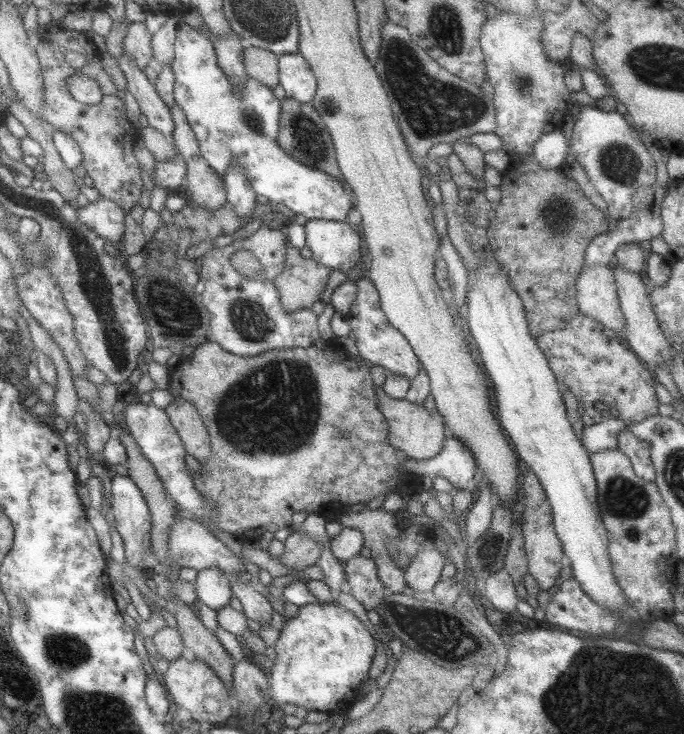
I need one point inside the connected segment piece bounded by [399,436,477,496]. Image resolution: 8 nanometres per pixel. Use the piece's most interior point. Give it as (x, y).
(454, 462)

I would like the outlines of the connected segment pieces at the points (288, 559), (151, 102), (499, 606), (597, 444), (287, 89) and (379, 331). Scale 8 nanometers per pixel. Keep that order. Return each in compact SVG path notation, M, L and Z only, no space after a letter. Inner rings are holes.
M301 530L291 531L284 540L283 555L279 559L287 570L301 571L307 567L316 565L319 558L321 546L315 544L309 536L305 536Z
M121 52L117 65L126 80L125 89L135 98L139 111L147 119L147 125L171 140L174 123L170 109L156 94L154 83L147 80L143 71L129 60L129 56L125 52Z
M503 570L495 572L484 581L483 601L502 613L516 611L518 597L512 577Z
M607 417L591 426L583 425L580 442L585 446L587 453L613 450L617 446L617 434L626 428L629 426L625 426L619 417Z
M297 52L278 57L278 86L283 88L285 97L299 103L310 103L315 95L316 80L307 61Z
M364 274L359 276L354 283L357 288L355 289L355 299L353 299L345 318L349 323L350 332L353 332L355 336L358 357L370 362L373 368L381 366L386 374L397 374L412 380L418 372L419 363L411 345L409 345L403 334L394 329L387 321L387 317L380 309L377 289L367 276Z

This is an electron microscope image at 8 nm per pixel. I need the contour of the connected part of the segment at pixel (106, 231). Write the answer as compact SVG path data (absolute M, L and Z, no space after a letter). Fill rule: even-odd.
M101 197L76 209L77 219L107 242L115 244L121 236L123 237L126 211L112 200Z

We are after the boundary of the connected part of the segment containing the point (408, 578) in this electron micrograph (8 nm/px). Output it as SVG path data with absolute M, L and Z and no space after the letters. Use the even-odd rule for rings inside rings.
M433 540L421 546L405 570L404 580L411 594L431 591L439 581L441 570L446 563Z

